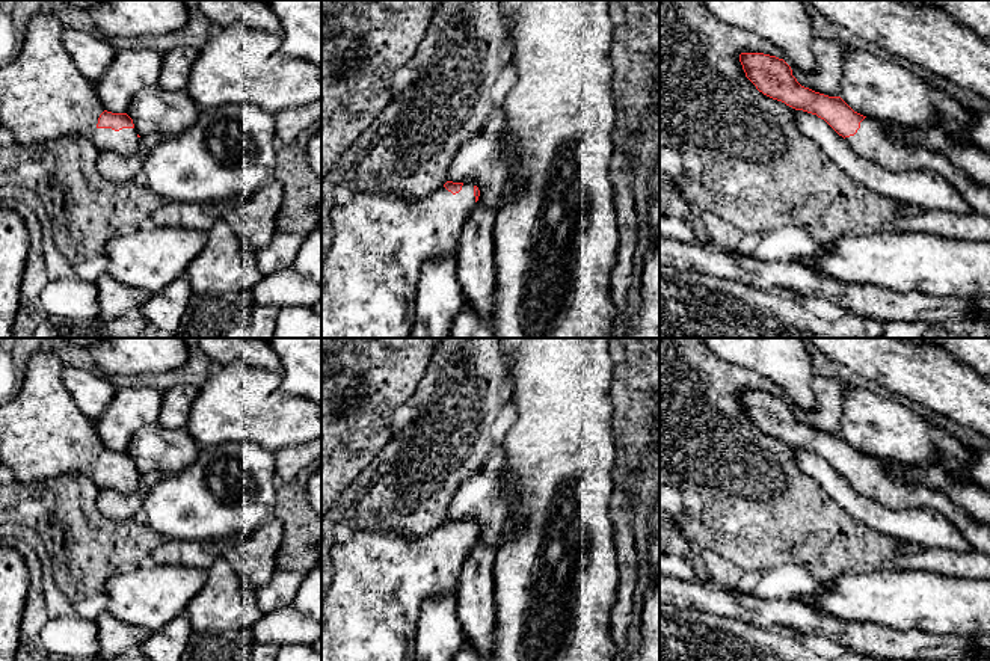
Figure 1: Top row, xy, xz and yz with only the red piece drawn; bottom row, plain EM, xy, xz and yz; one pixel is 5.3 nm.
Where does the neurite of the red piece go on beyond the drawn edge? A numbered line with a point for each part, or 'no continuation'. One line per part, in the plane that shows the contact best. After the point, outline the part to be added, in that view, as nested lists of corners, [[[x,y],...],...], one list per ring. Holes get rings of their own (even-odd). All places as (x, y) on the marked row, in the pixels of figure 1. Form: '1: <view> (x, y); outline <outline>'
1: xy (43, 95); outline [[[39,12],[29,21],[18,54],[0,66],[0,127],[9,130],[14,142],[21,146],[77,136],[92,142],[100,152],[109,149],[131,155],[139,143],[136,128],[115,131],[97,127],[104,107],[95,83],[80,74],[62,45],[62,33],[66,29],[51,12]]]

